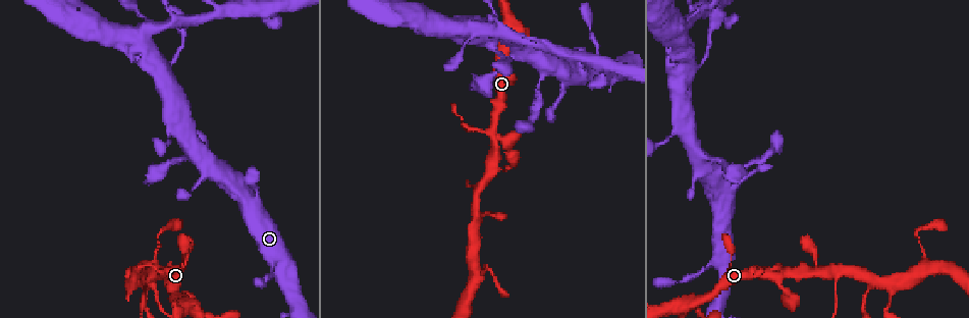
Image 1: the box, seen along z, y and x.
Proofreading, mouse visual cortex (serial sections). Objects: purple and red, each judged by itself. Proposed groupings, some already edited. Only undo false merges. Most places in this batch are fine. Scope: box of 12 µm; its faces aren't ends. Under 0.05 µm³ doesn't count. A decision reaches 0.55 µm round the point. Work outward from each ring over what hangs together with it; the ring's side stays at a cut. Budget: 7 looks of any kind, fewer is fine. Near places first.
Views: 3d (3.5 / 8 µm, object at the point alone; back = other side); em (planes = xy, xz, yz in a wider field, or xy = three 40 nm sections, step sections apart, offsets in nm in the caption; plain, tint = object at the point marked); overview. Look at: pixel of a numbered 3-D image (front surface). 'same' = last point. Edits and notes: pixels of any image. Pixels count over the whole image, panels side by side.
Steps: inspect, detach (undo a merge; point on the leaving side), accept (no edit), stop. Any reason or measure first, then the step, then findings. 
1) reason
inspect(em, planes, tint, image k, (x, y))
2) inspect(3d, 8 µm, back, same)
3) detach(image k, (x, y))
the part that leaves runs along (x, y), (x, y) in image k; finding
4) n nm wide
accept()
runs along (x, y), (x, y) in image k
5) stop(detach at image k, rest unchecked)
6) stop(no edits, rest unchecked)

three-way junction
inspect(3d, 3.5 µm, image 1, (695, 303))

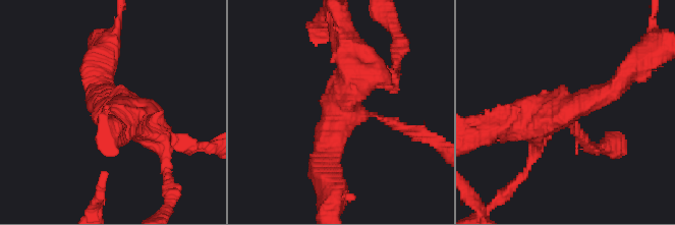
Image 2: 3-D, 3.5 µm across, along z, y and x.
3 arms; arms of 150, 350, 500 nm
inspect(em, xy, step 3, tint, image 2, (573, 107))

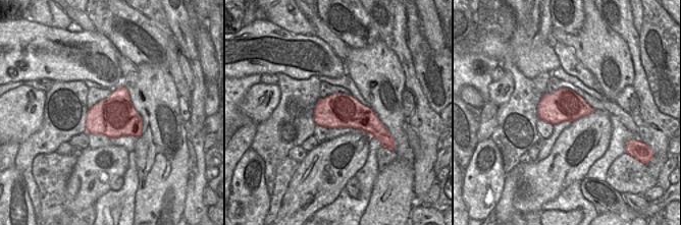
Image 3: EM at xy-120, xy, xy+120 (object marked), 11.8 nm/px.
400 nm wide
accept()
runs along (621, 79), (605, 95), (511, 123) in image 2; all the same cell

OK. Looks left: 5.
thin neck
inspect(3d, 3.5 µm, back, image 1, (157, 303))

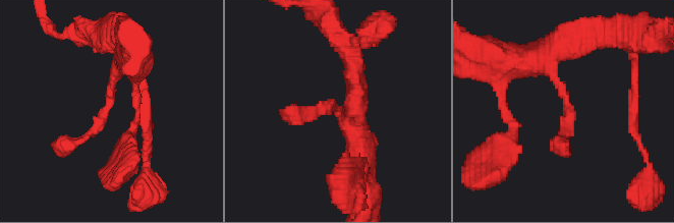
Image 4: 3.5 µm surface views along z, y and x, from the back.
arms of 150, 350 nm
inspect(em, xy, step 3, plain, image 4, (108, 106))

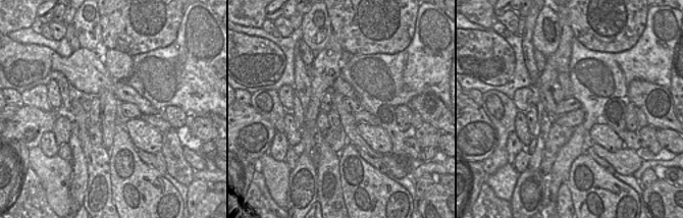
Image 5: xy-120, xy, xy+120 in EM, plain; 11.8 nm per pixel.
where the object lies
inspect(em, xy, step 3, tint, same)

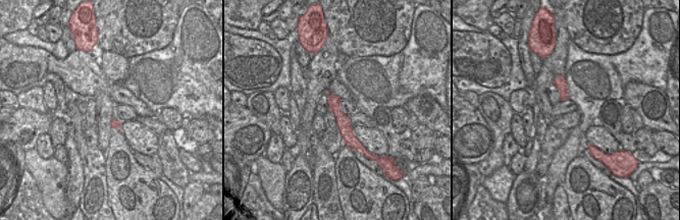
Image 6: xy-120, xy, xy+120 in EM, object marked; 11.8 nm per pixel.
accept()
runs along (330, 96), (347, 134), (362, 149) in image 6; continuous, no second cell

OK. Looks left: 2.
small branch off a trunk
inspect(3d, 3.5 µm, image 1, (923, 268))

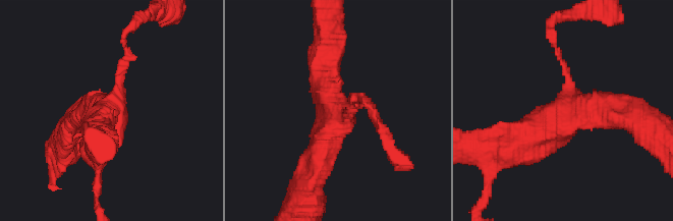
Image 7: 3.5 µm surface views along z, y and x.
3 arms; arms of 100, 400, 450 nm; now the EM
inspect(em, xy, step 1, tint, image 7, (336, 110))

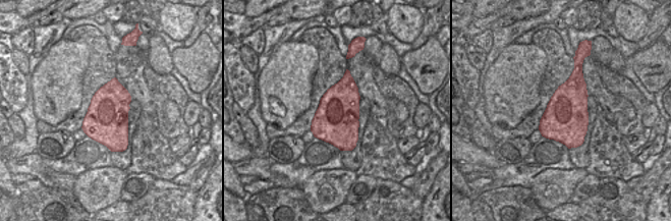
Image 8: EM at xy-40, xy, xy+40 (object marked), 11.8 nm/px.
550 nm wide
accept()
runs along (511, 146), (563, 111), (625, 108) in image 7; all the same cell

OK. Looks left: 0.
stop(no edits, rest unchecked)

